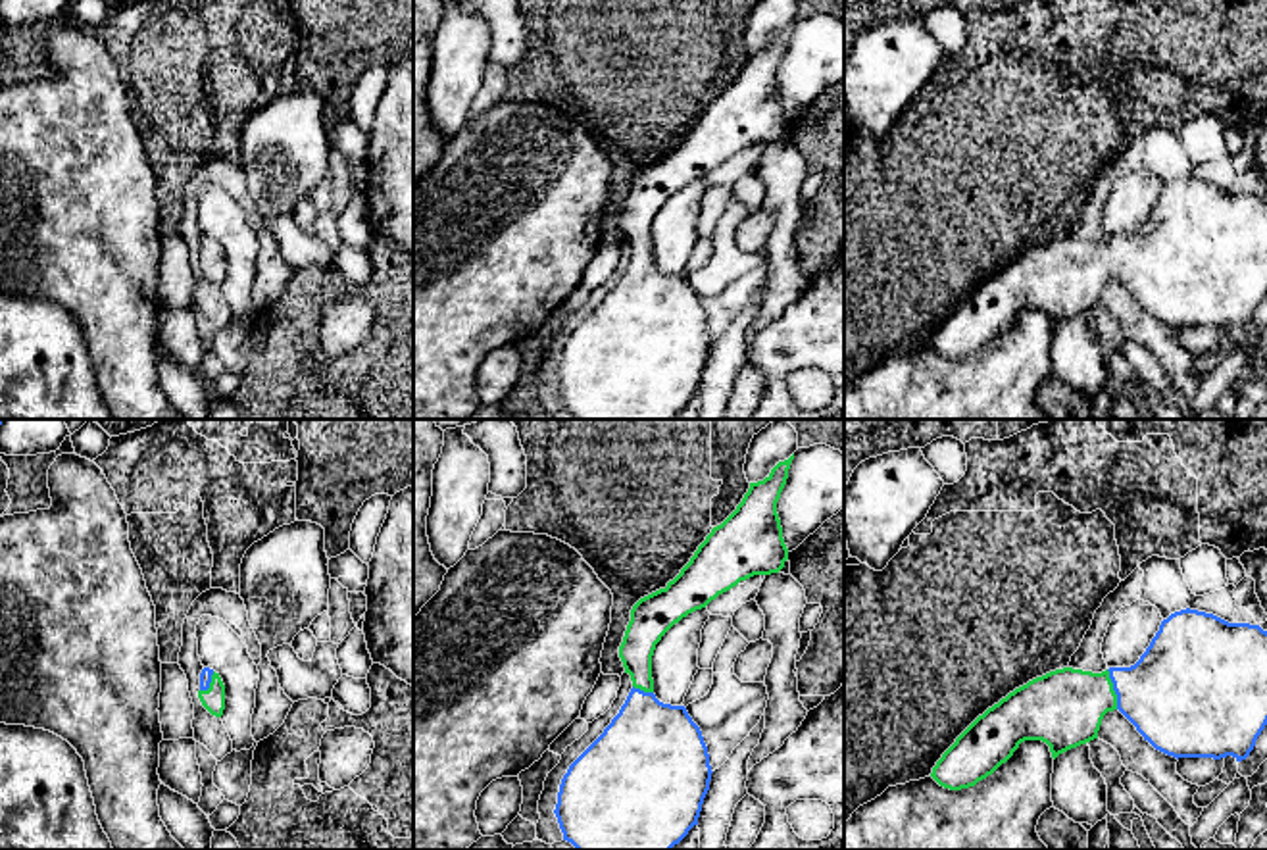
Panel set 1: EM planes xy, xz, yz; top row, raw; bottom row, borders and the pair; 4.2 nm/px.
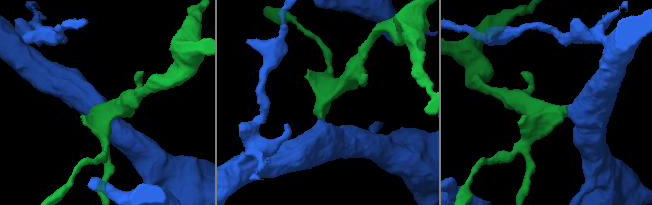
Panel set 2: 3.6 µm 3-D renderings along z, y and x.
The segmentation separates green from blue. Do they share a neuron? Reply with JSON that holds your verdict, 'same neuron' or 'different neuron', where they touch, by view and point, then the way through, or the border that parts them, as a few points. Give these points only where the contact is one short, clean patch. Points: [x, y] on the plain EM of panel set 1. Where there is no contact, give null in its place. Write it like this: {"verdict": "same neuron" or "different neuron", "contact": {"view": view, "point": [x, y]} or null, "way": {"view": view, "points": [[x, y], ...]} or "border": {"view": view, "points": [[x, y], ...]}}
{"verdict": "same neuron", "contact": {"view": "yz", "point": [1112, 258]}}

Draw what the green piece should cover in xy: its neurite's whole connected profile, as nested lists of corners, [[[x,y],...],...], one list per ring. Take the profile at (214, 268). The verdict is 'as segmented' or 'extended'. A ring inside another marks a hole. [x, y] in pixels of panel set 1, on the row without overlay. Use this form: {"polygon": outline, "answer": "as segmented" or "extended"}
{"polygon": [[[204,237],[200,242],[200,260],[198,260],[198,267],[202,271],[202,275],[215,287],[223,285],[225,279],[225,254],[219,246],[219,242],[215,242],[210,237]]], "answer": "extended"}

